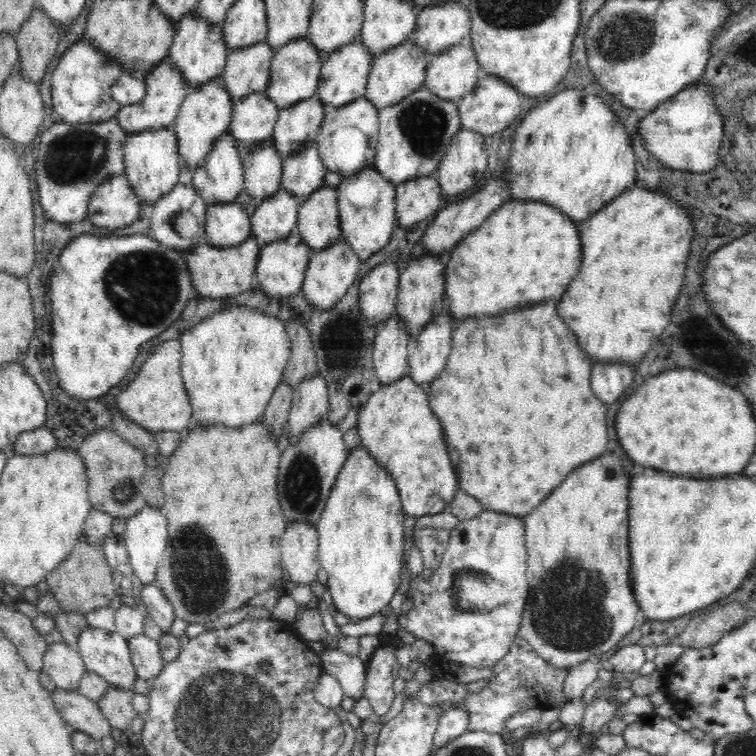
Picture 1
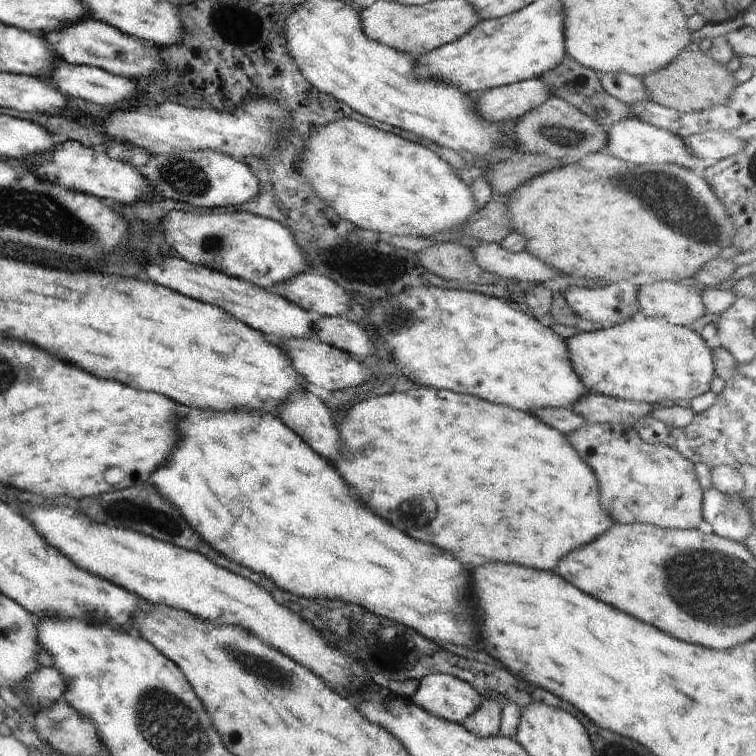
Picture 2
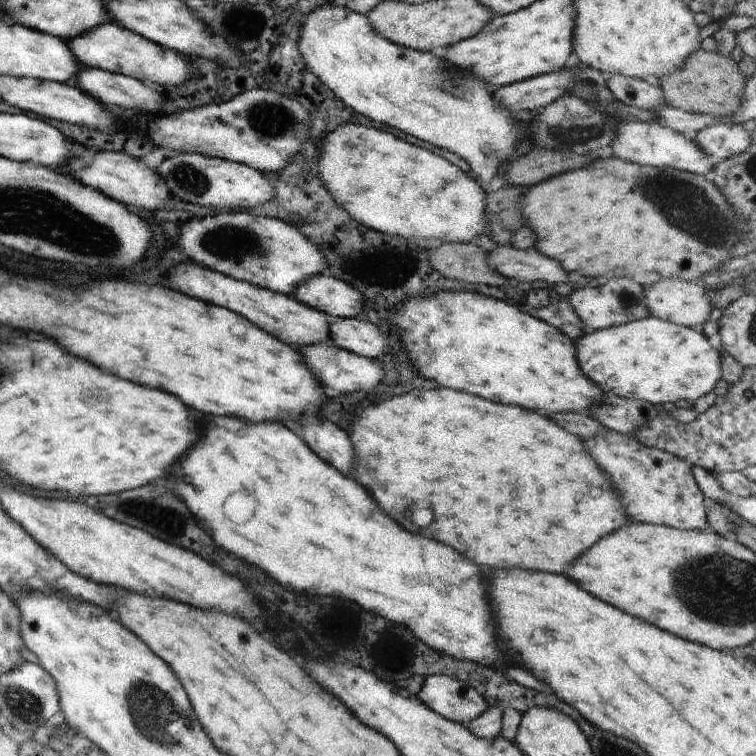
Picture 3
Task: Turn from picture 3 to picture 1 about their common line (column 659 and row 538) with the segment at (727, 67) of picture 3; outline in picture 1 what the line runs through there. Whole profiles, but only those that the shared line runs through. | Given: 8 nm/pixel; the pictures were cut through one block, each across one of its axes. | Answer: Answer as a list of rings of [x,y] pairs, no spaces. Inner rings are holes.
[[[83,532],[81,536],[79,543],[68,554],[68,558],[58,564],[46,576],[45,581],[49,586],[49,592],[54,595],[61,610],[86,615],[92,610],[115,605],[118,594],[113,584],[113,572],[107,560],[105,560],[103,548],[90,545],[85,540]]]

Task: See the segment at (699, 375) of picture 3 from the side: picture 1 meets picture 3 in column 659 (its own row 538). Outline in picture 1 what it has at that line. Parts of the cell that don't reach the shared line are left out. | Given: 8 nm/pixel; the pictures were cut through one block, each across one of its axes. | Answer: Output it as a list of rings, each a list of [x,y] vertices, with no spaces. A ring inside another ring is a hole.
[[[363,446],[350,450],[344,468],[338,472],[338,478],[326,500],[324,510],[315,524],[318,531],[318,558],[322,568],[328,573],[325,586],[333,598],[337,612],[341,612],[351,621],[354,618],[364,620],[380,612],[390,604],[402,580],[402,555],[404,552],[404,514],[396,483],[389,472],[380,467],[376,470],[376,461]]]

